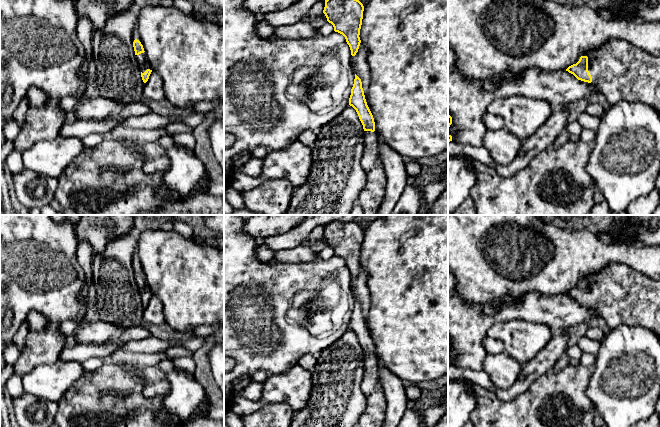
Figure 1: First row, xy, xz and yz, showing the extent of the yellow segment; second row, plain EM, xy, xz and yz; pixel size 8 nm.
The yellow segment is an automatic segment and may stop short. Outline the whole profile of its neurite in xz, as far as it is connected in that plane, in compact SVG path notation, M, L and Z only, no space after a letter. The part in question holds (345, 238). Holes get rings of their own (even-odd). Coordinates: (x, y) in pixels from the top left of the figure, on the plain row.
M335 220L325 224L323 237L327 245L333 249L334 255L345 261L352 280L356 279L361 267L359 259L363 235L363 228L353 221Z

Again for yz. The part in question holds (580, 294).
M624 263L608 264L588 280L581 280L579 285L569 290L566 295L578 304L594 308L606 320L610 330L620 325L639 325L653 331L660 339L660 280L652 279Z

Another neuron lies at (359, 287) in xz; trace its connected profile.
M362 266L356 279L351 281L351 290L354 298L361 303L364 319L366 319L370 306L370 295L367 286L367 272Z

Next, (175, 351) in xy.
M172 346L163 351L163 353L170 358L185 357L185 356L193 357L193 353L191 351L181 346Z

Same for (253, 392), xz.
M251 381L240 391L240 396L249 402L260 401L263 396L262 384Z

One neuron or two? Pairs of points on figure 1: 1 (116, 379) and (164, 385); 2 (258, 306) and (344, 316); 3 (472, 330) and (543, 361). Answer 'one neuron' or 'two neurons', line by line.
1: two neurons
2: one neuron
3: two neurons

